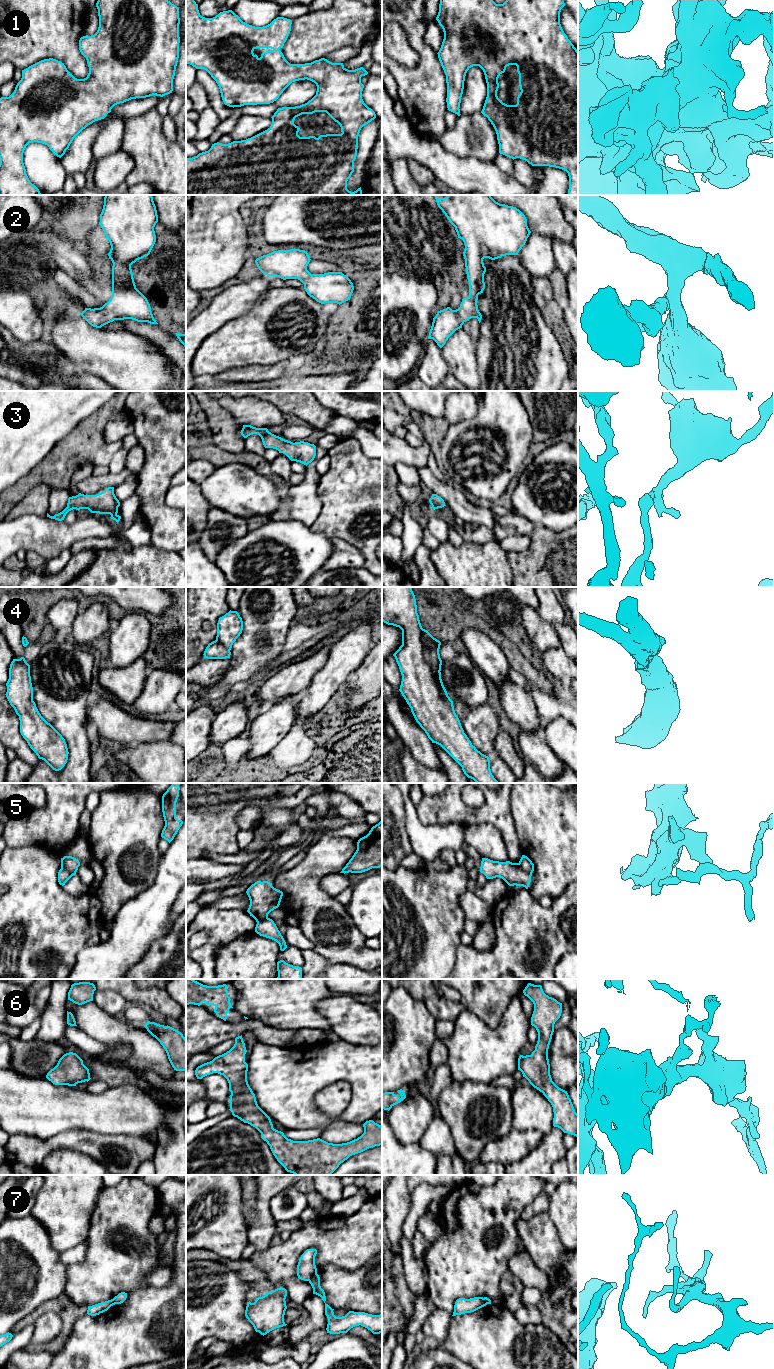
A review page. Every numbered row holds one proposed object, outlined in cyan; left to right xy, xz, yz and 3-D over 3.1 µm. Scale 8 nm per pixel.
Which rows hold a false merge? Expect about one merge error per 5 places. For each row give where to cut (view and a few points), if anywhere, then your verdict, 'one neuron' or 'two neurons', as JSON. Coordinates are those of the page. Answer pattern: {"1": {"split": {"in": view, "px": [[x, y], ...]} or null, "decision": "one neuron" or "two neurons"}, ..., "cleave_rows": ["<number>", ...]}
{"1": {"split": null, "decision": "one neuron"}, "2": {"split": null, "decision": "one neuron"}, "3": {"split": null, "decision": "one neuron"}, "4": {"split": null, "decision": "one neuron"}, "5": {"split": {"in": "yz", "px": [[517, 863], [523, 870], [531, 873]]}, "decision": "two neurons"}, "6": {"split": null, "decision": "one neuron"}, "7": {"split": {"in": "xz", "px": [[316, 1272], [308, 1280]]}, "decision": "two neurons"}, "cleave_rows": ["5", "7"]}

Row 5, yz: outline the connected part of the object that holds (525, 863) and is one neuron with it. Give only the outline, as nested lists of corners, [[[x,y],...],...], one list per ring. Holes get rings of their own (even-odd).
[[[522,855],[518,864],[520,865],[523,871],[528,872],[528,873],[533,873],[534,864],[527,856]]]

